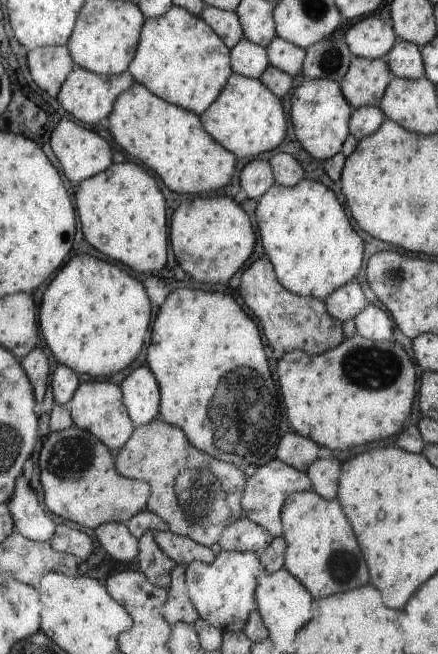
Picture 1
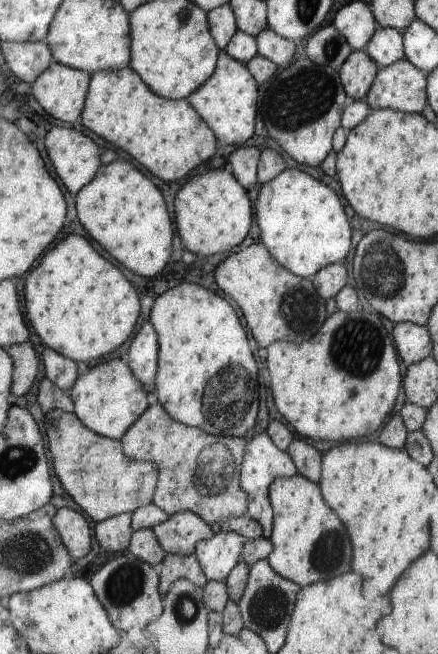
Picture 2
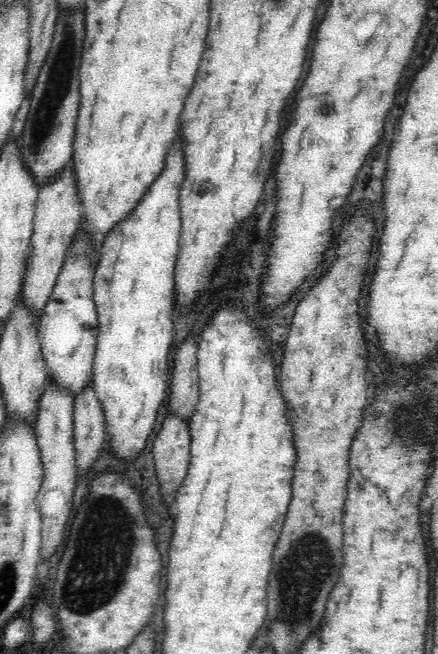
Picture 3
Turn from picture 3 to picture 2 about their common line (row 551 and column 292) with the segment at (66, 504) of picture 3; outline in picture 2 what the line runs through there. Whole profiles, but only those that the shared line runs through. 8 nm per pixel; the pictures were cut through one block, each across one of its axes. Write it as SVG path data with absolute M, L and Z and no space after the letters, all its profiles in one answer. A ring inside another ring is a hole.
M265 29L263 33L258 34L256 41L258 56L270 60L278 68L280 66L286 68L286 66L292 64L292 58L294 58L297 46L294 41L284 39L269 29Z

